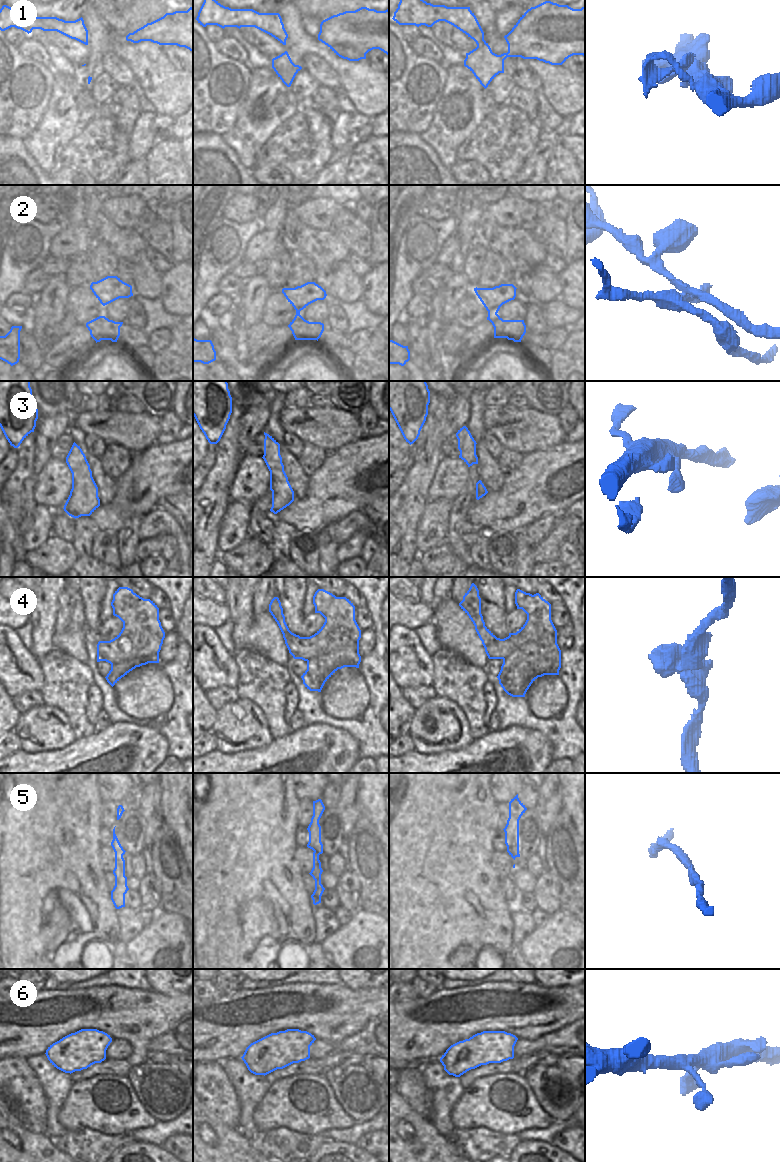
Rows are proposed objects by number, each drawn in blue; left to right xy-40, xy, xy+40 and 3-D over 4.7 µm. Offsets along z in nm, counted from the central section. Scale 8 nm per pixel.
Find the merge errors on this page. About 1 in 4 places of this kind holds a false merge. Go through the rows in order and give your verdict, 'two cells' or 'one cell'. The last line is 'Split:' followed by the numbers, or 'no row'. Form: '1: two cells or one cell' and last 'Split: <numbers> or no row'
1: one cell
2: two cells
3: one cell
4: two cells
5: one cell
6: one cell
Split: 2, 4

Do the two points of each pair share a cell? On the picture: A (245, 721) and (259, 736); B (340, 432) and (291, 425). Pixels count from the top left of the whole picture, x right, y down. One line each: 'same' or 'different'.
A: same
B: same

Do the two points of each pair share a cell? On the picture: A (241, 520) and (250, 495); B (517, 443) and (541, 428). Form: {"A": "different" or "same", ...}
{"A": "different", "B": "same"}

